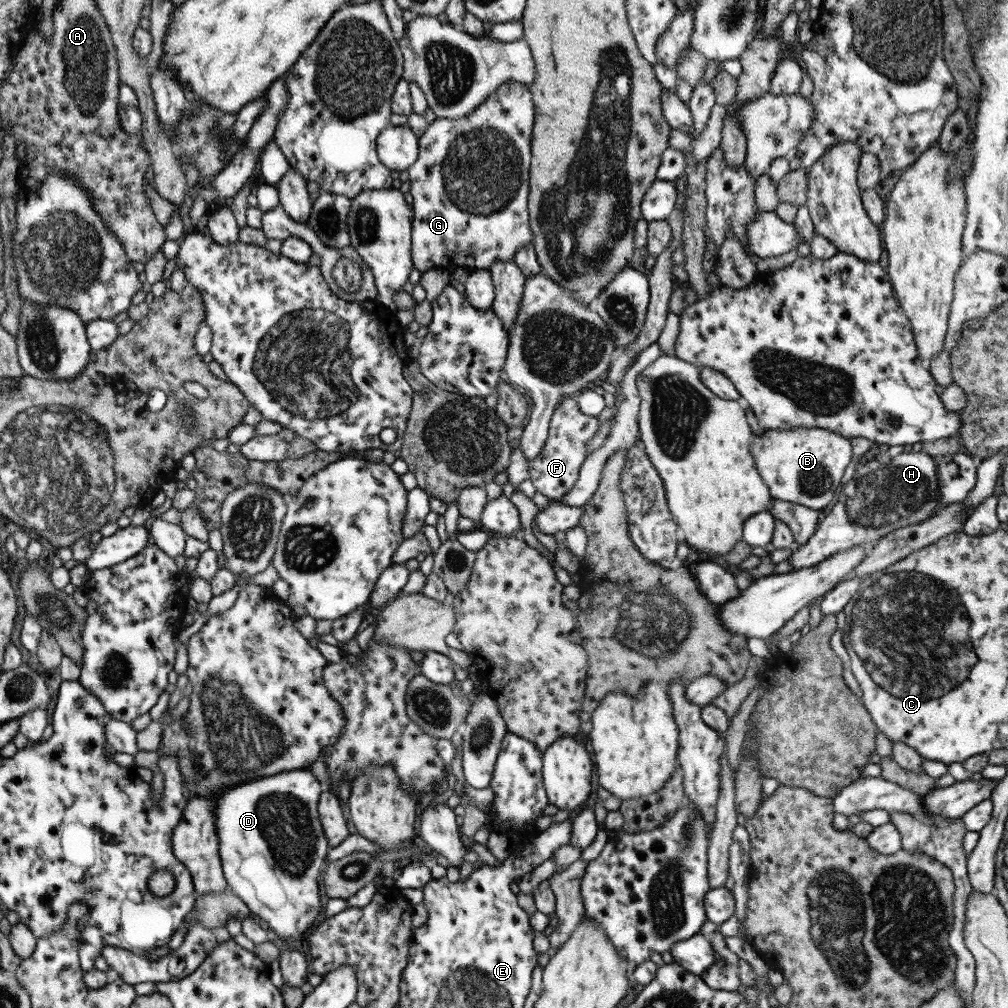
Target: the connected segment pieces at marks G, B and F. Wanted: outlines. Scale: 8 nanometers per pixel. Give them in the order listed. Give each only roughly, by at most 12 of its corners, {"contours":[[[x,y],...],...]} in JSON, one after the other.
{"contours":[[[529,88],[436,118],[408,169],[416,270],[533,244]],[[766,429],[750,452],[774,499],[825,512],[850,439]],[[566,396],[542,452],[529,461],[538,493],[556,501],[574,487],[599,418]]]}

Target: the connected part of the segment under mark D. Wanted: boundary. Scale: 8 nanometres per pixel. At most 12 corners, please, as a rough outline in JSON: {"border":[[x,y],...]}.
{"border":[[308,768],[213,796],[227,886],[282,939],[323,917]]}

